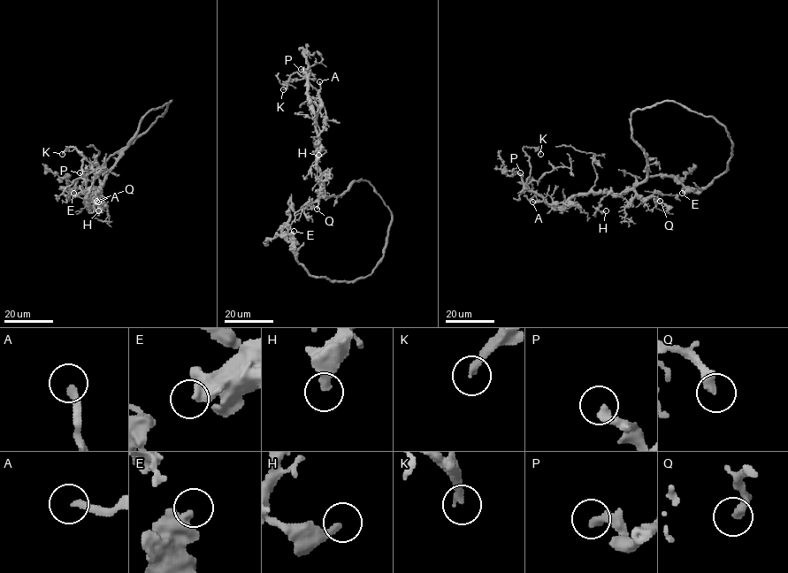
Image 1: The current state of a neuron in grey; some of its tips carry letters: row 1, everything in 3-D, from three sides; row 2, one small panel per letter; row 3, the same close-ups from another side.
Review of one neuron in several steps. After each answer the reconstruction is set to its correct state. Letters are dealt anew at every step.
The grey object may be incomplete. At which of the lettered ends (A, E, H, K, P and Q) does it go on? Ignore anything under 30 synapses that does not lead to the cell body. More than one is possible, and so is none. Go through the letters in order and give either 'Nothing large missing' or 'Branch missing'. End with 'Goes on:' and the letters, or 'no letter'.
A: Nothing large missing
E: Nothing large missing
H: Nothing large missing
K: Nothing large missing
P: Nothing large missing
Q: Branch missing
Goes on: Q

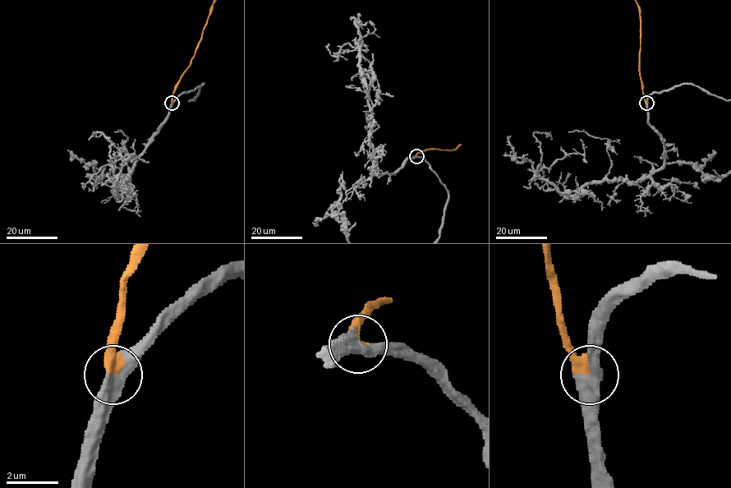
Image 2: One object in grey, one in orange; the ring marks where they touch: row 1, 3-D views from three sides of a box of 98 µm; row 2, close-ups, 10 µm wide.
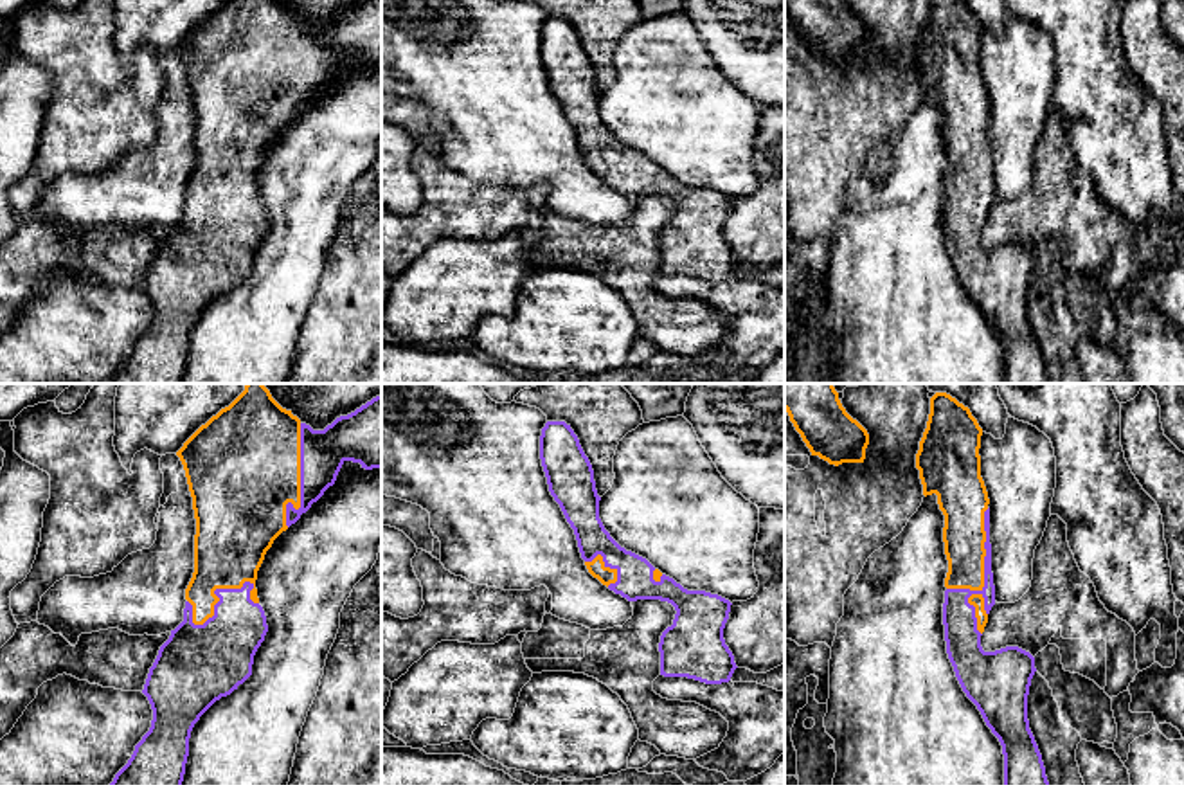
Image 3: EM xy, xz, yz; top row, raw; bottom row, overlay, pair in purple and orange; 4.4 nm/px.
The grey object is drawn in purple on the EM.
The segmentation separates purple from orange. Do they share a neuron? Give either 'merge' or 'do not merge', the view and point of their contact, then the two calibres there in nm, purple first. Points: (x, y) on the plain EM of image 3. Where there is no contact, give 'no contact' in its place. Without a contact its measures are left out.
merge; contact yz (985, 170); calibres 150 and 190 nm

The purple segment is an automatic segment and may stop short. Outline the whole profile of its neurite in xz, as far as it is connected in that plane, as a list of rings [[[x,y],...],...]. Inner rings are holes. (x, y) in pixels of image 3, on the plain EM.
[[[545,20],[540,56],[549,88],[574,126],[588,169],[628,198],[660,196],[675,203],[673,221],[659,239],[660,272],[729,279],[738,265],[723,236],[732,200],[718,191],[684,185],[610,133],[599,115],[601,94],[592,61],[570,22]]]

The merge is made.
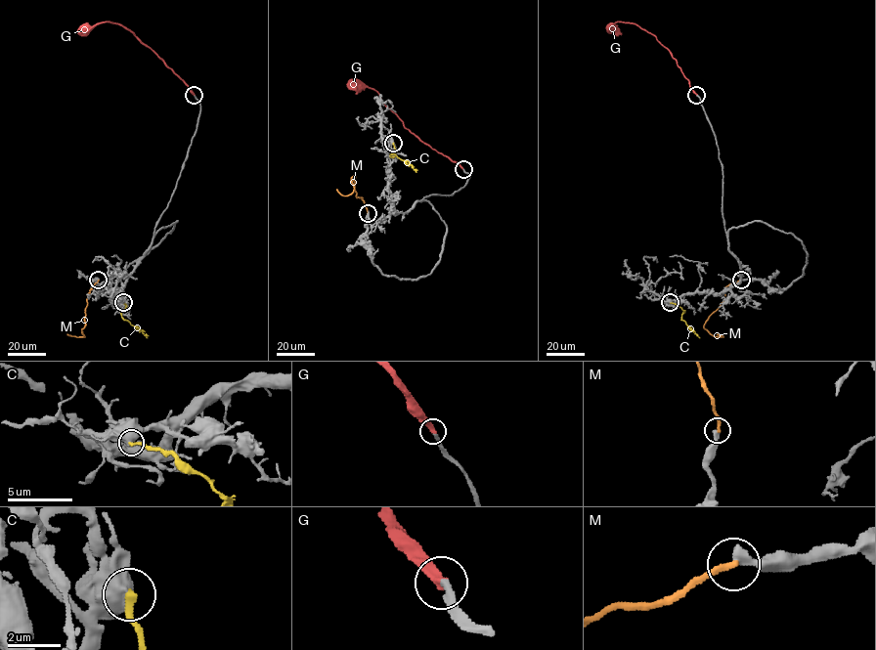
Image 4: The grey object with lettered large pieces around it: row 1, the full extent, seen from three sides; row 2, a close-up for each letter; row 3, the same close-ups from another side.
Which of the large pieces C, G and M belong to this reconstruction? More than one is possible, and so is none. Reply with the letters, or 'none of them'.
G

